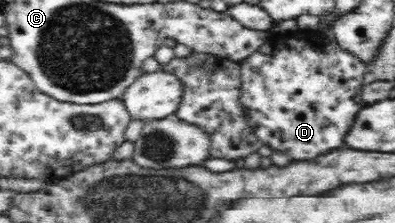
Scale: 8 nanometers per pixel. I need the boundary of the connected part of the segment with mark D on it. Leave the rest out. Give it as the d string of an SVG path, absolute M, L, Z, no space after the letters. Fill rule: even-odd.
M313 34L313 36L309 36L309 42L307 42L307 40L297 40L297 42L293 42L293 46L271 46L270 42L265 42L253 54L250 54L239 63L240 78L242 81L239 90L241 91L241 94L239 94L239 101L241 101L242 108L244 108L244 112L246 112L244 115L246 122L254 129L255 137L257 137L257 140L260 141L262 145L269 146L274 152L286 154L291 161L313 160L323 154L331 153L332 150L342 149L346 146L345 138L348 136L349 130L353 127L357 116L364 107L360 98L361 92L363 92L363 88L366 85L364 78L368 72L367 63L365 63L359 55L341 49L341 45L335 42L335 40L331 40L331 48L329 48L327 44L323 46L321 40L319 40L319 34Z

